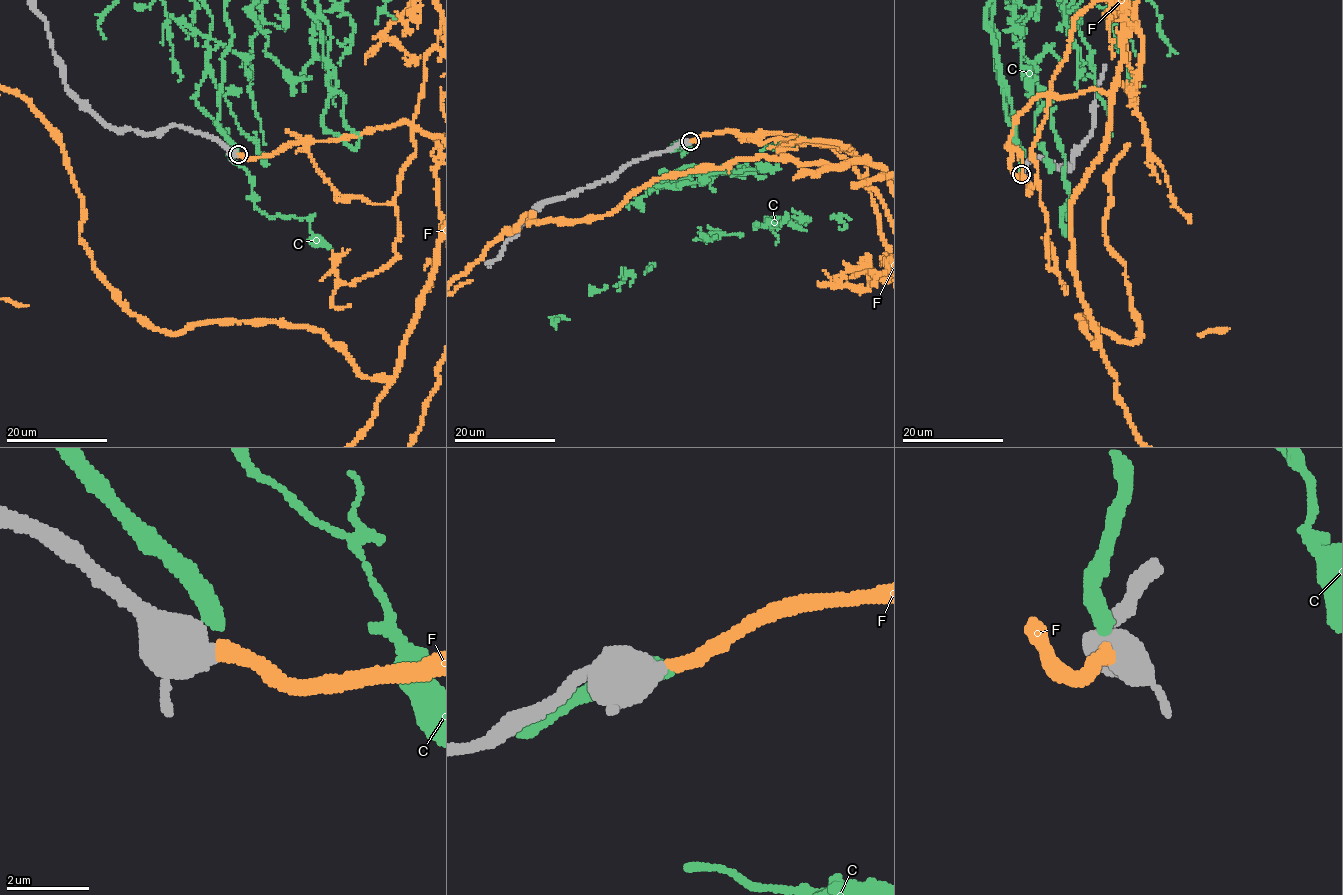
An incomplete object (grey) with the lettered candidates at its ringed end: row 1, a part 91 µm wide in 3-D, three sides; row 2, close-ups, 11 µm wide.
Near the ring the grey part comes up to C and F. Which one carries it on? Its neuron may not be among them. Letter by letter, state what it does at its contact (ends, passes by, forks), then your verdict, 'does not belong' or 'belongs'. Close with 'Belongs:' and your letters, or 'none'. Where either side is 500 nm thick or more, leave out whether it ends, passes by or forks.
C: does not belong
F: belongs
Belongs: F

